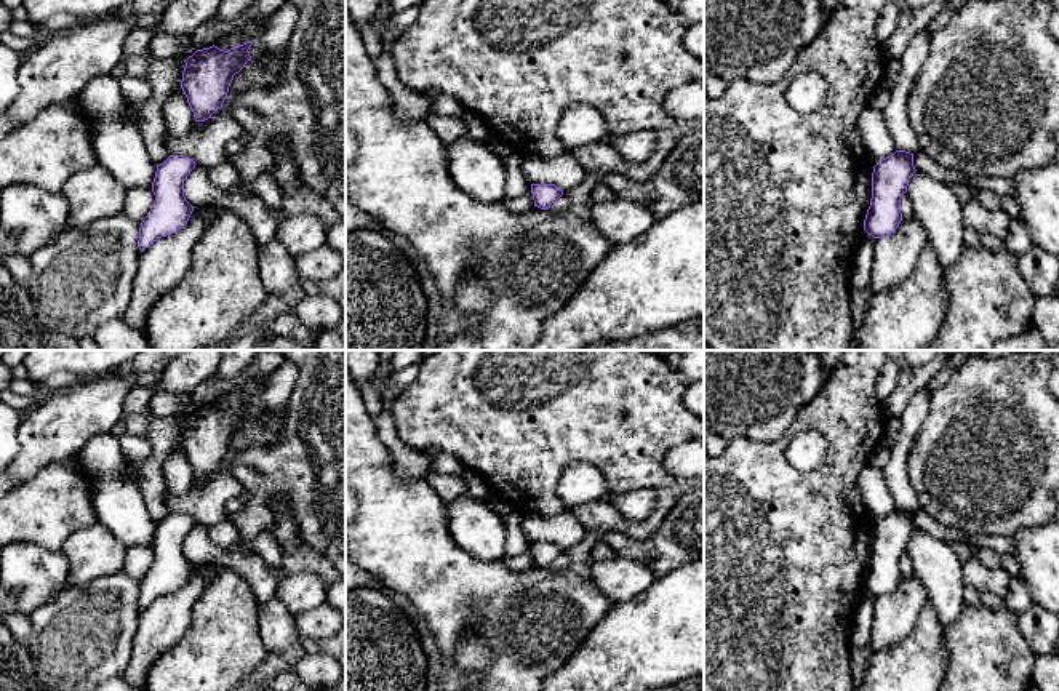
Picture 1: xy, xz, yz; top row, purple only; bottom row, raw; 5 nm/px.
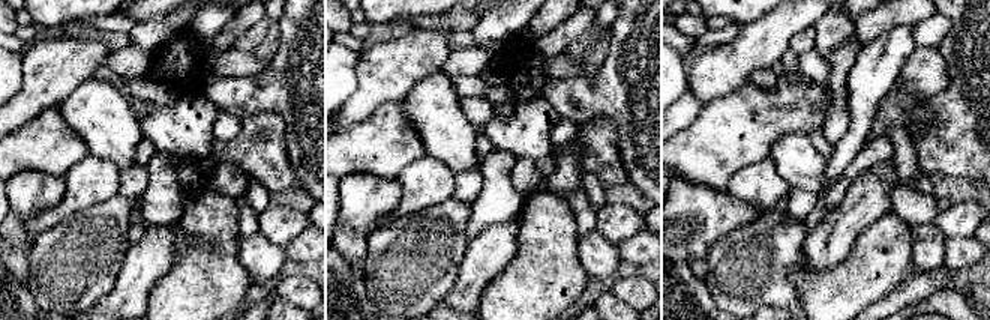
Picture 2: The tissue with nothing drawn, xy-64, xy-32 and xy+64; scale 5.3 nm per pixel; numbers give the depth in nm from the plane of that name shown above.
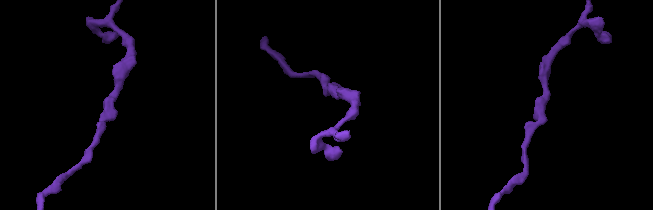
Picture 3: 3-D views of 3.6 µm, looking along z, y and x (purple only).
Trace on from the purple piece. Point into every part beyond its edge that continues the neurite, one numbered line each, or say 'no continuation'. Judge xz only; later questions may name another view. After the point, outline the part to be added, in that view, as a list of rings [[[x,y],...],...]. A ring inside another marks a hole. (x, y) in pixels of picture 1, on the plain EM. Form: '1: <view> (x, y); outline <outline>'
no continuation

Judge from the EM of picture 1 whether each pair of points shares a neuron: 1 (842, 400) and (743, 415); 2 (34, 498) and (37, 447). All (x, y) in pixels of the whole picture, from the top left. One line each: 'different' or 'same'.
1: different
2: different

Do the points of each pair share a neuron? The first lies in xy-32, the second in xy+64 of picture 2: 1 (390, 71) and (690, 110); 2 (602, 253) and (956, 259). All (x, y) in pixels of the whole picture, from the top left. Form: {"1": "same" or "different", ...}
{"1": "different", "2": "different"}

